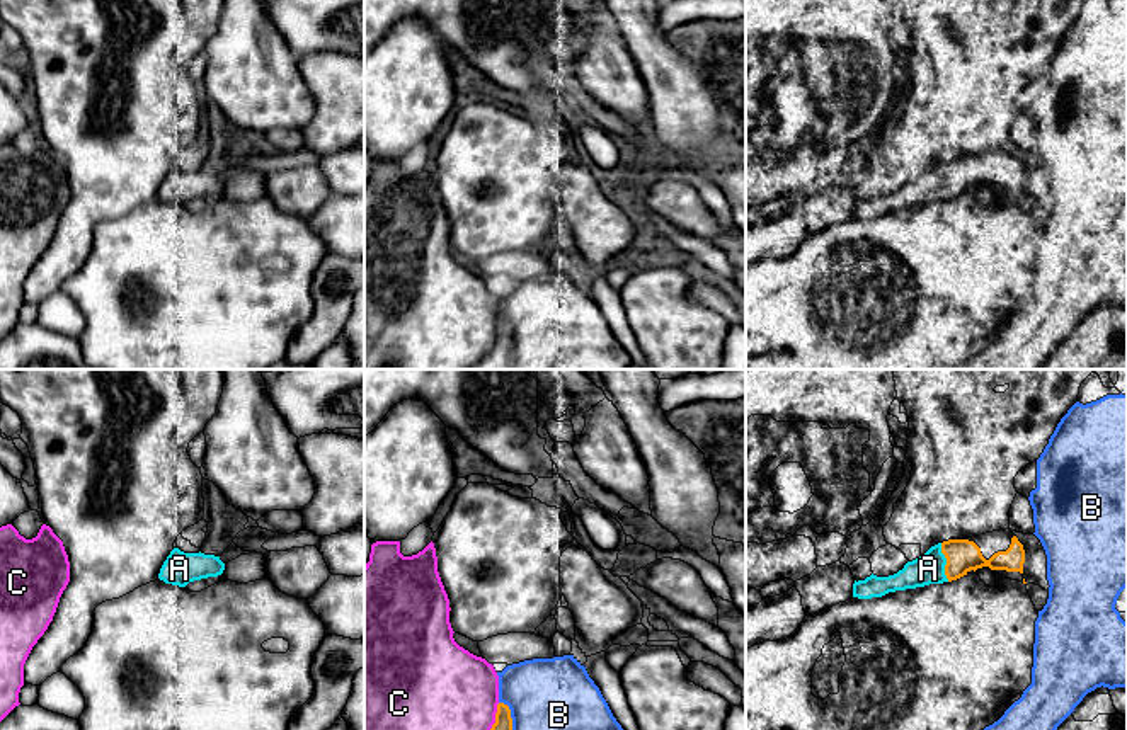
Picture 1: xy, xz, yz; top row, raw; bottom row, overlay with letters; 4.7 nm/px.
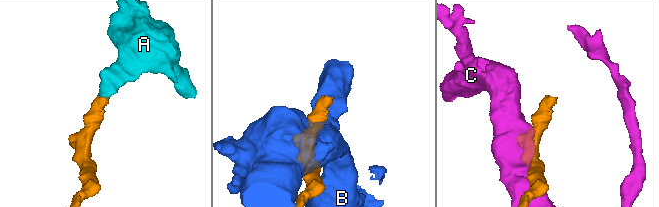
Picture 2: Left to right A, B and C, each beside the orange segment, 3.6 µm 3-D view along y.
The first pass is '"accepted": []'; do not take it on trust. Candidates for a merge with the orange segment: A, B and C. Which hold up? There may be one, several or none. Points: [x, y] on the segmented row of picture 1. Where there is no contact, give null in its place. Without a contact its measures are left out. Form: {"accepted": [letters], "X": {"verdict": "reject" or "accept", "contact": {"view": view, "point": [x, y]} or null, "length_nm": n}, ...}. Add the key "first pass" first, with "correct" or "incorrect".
{"first pass": "incorrect", "accepted": ["A"], "A": {"verdict": "accept", "contact": {"view": "yz", "point": [947, 562]}, "length_nm": 190}, "B": {"verdict": "reject", "contact": {"view": "xz", "point": [509, 713]}, "length_nm": 150}, "C": {"verdict": "reject", "contact": {"view": "xz", "point": [496, 717]}, "length_nm": 140}}

